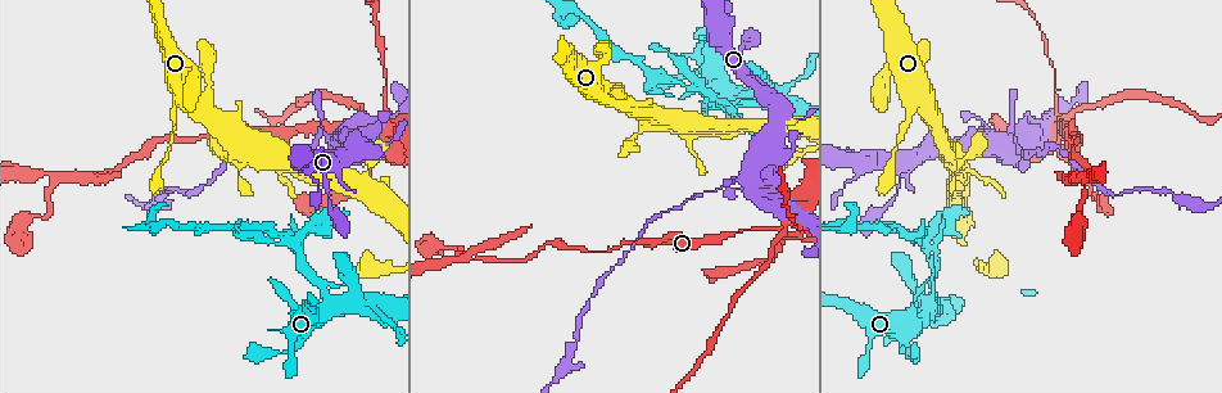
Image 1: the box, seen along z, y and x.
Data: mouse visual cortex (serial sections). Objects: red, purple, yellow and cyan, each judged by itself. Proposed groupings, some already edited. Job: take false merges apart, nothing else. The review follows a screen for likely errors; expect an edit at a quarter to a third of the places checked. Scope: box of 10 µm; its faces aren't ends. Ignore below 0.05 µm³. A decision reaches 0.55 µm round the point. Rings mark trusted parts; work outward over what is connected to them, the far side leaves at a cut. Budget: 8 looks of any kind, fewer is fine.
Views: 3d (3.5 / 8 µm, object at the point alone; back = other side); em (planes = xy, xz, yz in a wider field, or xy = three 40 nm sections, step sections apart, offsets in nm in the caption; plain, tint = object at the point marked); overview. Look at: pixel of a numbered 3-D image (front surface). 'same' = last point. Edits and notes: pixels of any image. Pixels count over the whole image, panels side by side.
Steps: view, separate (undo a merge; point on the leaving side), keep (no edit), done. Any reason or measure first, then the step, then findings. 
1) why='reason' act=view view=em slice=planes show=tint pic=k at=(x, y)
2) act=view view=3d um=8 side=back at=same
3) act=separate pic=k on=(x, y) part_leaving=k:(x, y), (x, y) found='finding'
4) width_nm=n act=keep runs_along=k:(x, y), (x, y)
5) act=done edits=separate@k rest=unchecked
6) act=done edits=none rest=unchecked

why='abrupt turn' act=view view=em slice=xy step=5 show=tint pic=1 at=(370, 304)

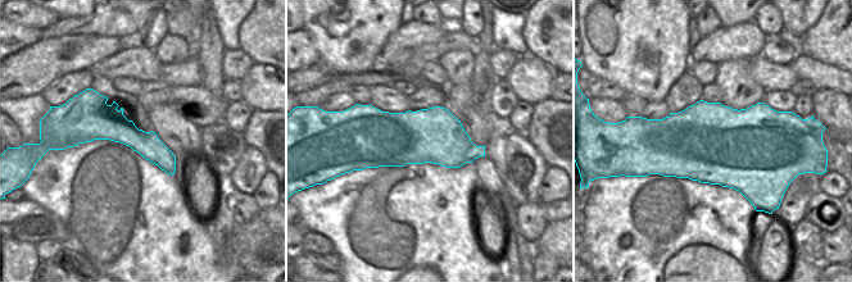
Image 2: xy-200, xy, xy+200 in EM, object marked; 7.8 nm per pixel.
why='wider look' act=view view=3d um=3.5 at=same

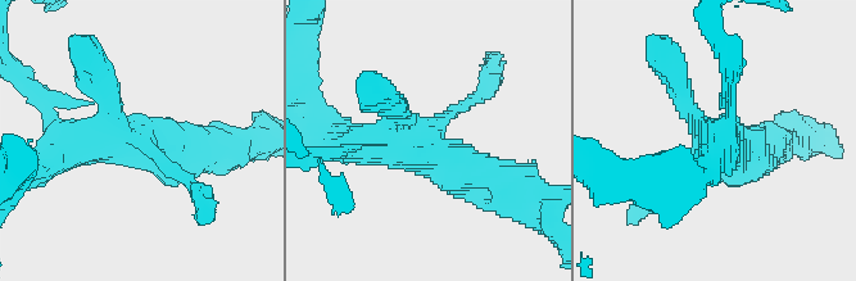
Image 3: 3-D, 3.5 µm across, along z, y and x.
arm_widths_nm=150,250,400,500 act=keep runs_along=3:(342, 141), (429, 148), (503, 184) found='continuous, no second cell'

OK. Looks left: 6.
why='abrupt turn' act=view view=3d um=3.5 side=back pic=1 at=(360, 184)

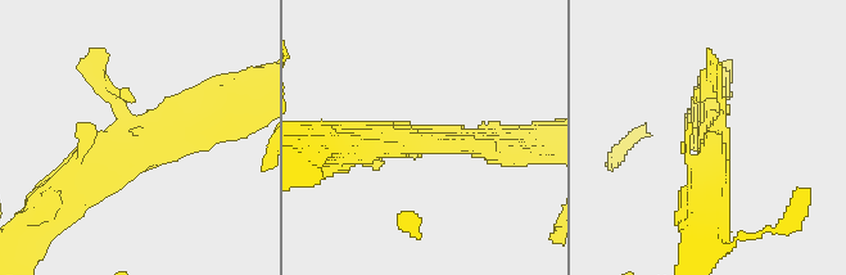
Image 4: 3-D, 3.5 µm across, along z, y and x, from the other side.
act=view view=em slice=xy step=2 show=tint pic=4 at=(430, 138)

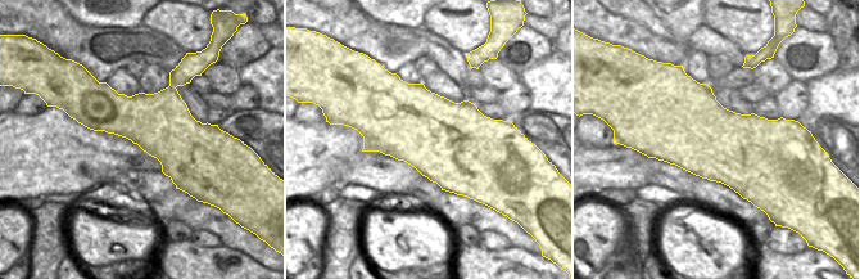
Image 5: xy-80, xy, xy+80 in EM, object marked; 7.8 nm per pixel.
act=keep runs_along=4:(215, 102), (64, 189) found='all the same cell'

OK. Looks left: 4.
why='sharp bend' act=view view=3d um=3.5 pic=1 at=(776, 230)

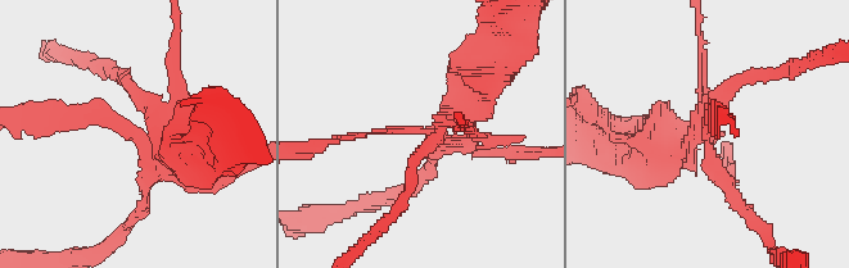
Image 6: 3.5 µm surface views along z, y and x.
why='shape alone is not enough' act=view view=em slice=xy step=3 show=tint pic=6 at=(428, 133)

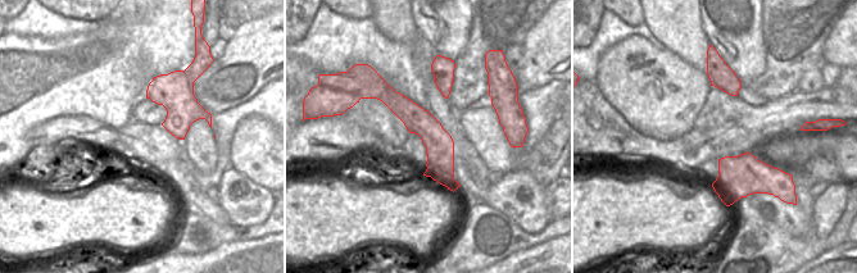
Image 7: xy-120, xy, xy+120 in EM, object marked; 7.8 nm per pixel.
act=separate pic=6 on=(676, 130) part_leaving=6:(459, 136), (498, 64) found='two cells meet here'

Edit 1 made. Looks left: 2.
act=done edits=separate@6 rest=unchecked

